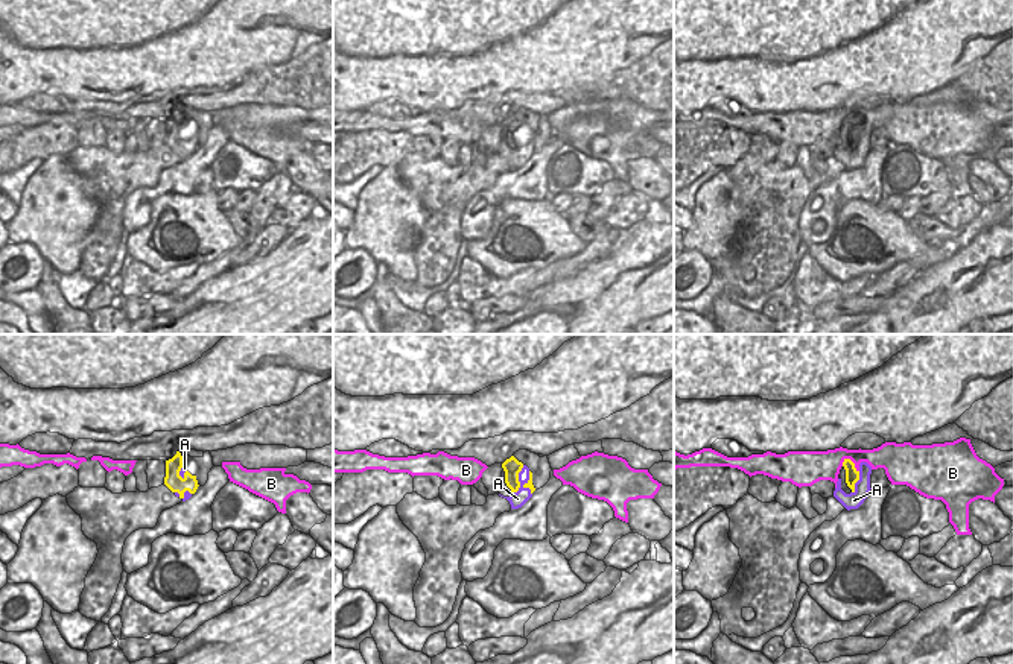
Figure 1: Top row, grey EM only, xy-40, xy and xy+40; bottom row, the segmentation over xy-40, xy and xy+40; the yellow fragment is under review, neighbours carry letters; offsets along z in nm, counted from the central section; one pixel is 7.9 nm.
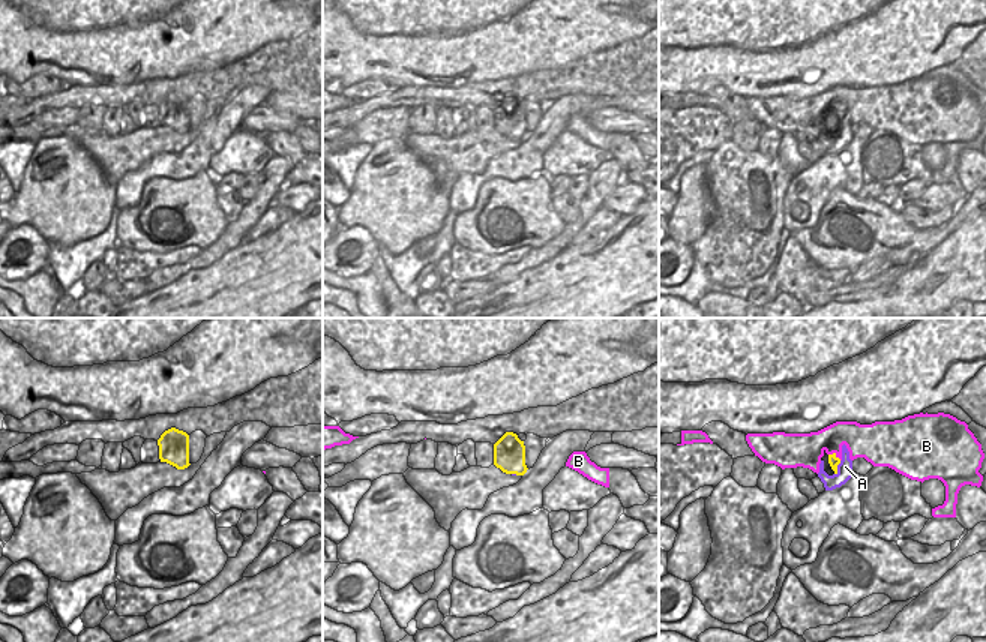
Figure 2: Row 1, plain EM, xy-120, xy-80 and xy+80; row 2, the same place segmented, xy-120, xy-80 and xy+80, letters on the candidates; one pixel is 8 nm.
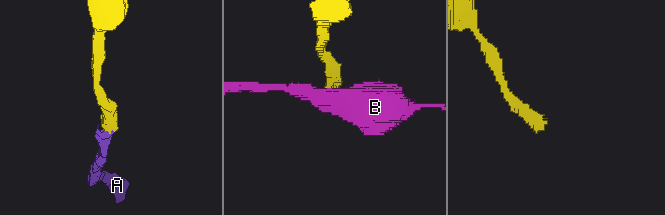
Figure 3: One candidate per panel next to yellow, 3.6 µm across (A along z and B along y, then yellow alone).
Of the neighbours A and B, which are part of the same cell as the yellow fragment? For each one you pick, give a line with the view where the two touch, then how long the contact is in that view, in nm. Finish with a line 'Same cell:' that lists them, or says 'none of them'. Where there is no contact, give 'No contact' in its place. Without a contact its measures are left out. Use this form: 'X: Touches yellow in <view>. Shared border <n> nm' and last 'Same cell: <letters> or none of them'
A: Touches yellow in xy. Shared border 260 nm
Same cell: A

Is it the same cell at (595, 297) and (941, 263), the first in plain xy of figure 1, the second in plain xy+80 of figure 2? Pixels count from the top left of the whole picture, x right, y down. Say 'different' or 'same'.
same

